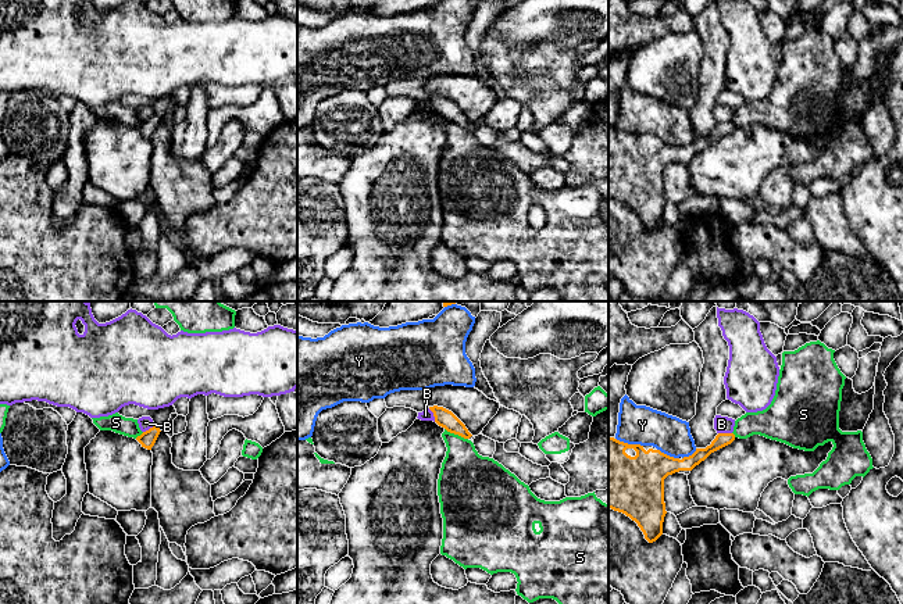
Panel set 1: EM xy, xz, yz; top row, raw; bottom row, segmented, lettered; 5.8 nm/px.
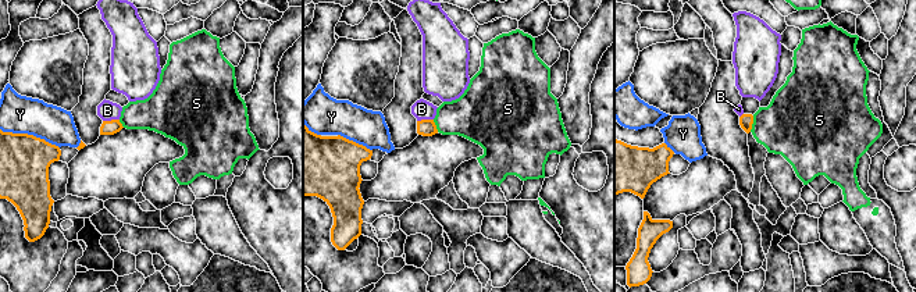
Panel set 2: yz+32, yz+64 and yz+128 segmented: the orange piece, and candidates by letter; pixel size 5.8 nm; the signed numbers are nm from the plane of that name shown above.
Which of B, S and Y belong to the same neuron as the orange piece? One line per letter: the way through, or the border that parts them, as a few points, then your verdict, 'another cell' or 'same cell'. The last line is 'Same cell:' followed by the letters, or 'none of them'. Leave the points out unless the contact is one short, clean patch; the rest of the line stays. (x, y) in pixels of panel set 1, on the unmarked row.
B: border along xz (428, 97), (435, 110); another cell
S: border along xz (445, 117), (467, 128); another cell
Y: another cell
Same cell: none of them

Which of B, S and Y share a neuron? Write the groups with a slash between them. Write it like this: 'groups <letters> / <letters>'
groups B / S / Y

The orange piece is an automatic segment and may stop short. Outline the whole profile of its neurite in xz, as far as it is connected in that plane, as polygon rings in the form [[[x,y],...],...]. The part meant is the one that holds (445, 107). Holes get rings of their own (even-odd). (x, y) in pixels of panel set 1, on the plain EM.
[[[438,94],[429,96],[429,99],[433,101],[435,111],[447,121],[464,128],[470,128],[472,125],[465,114],[452,100]]]

